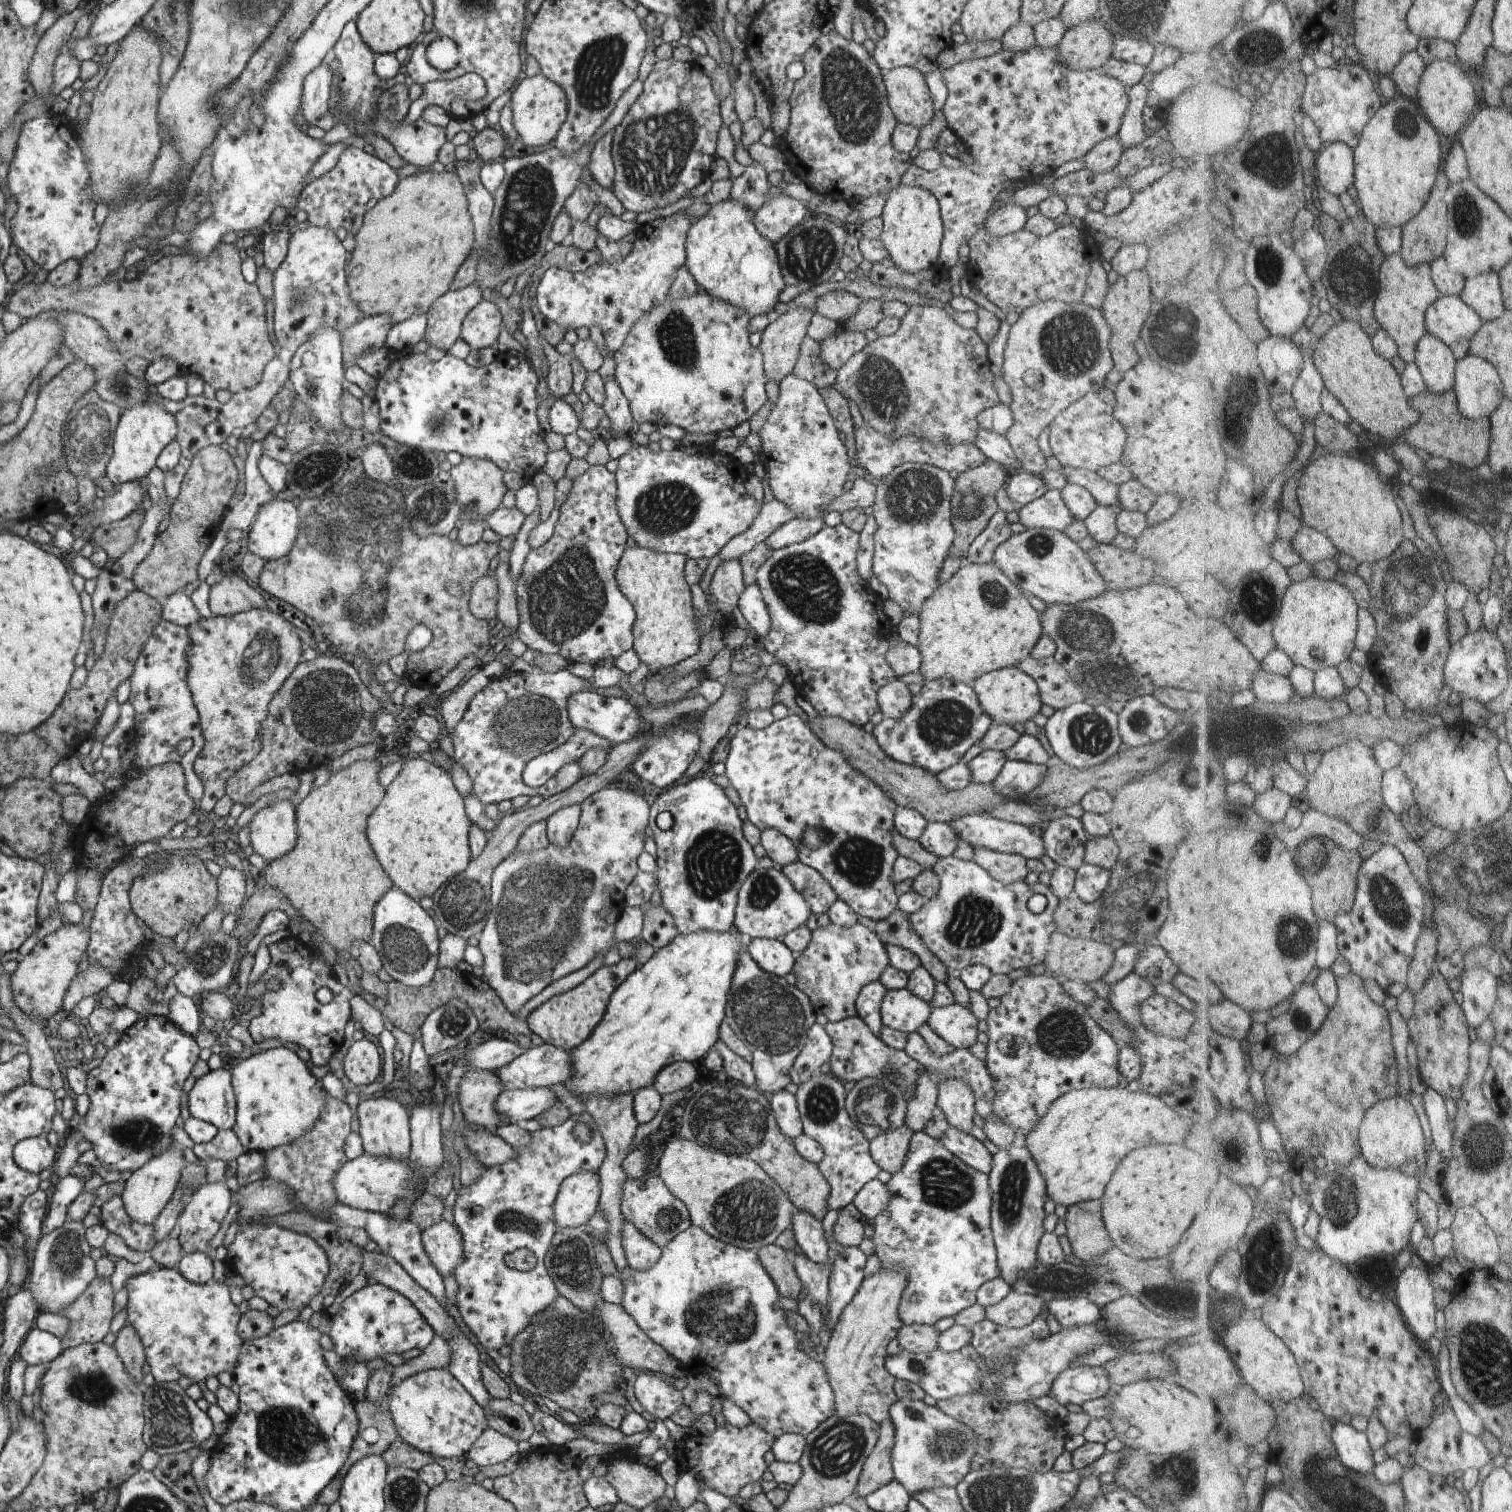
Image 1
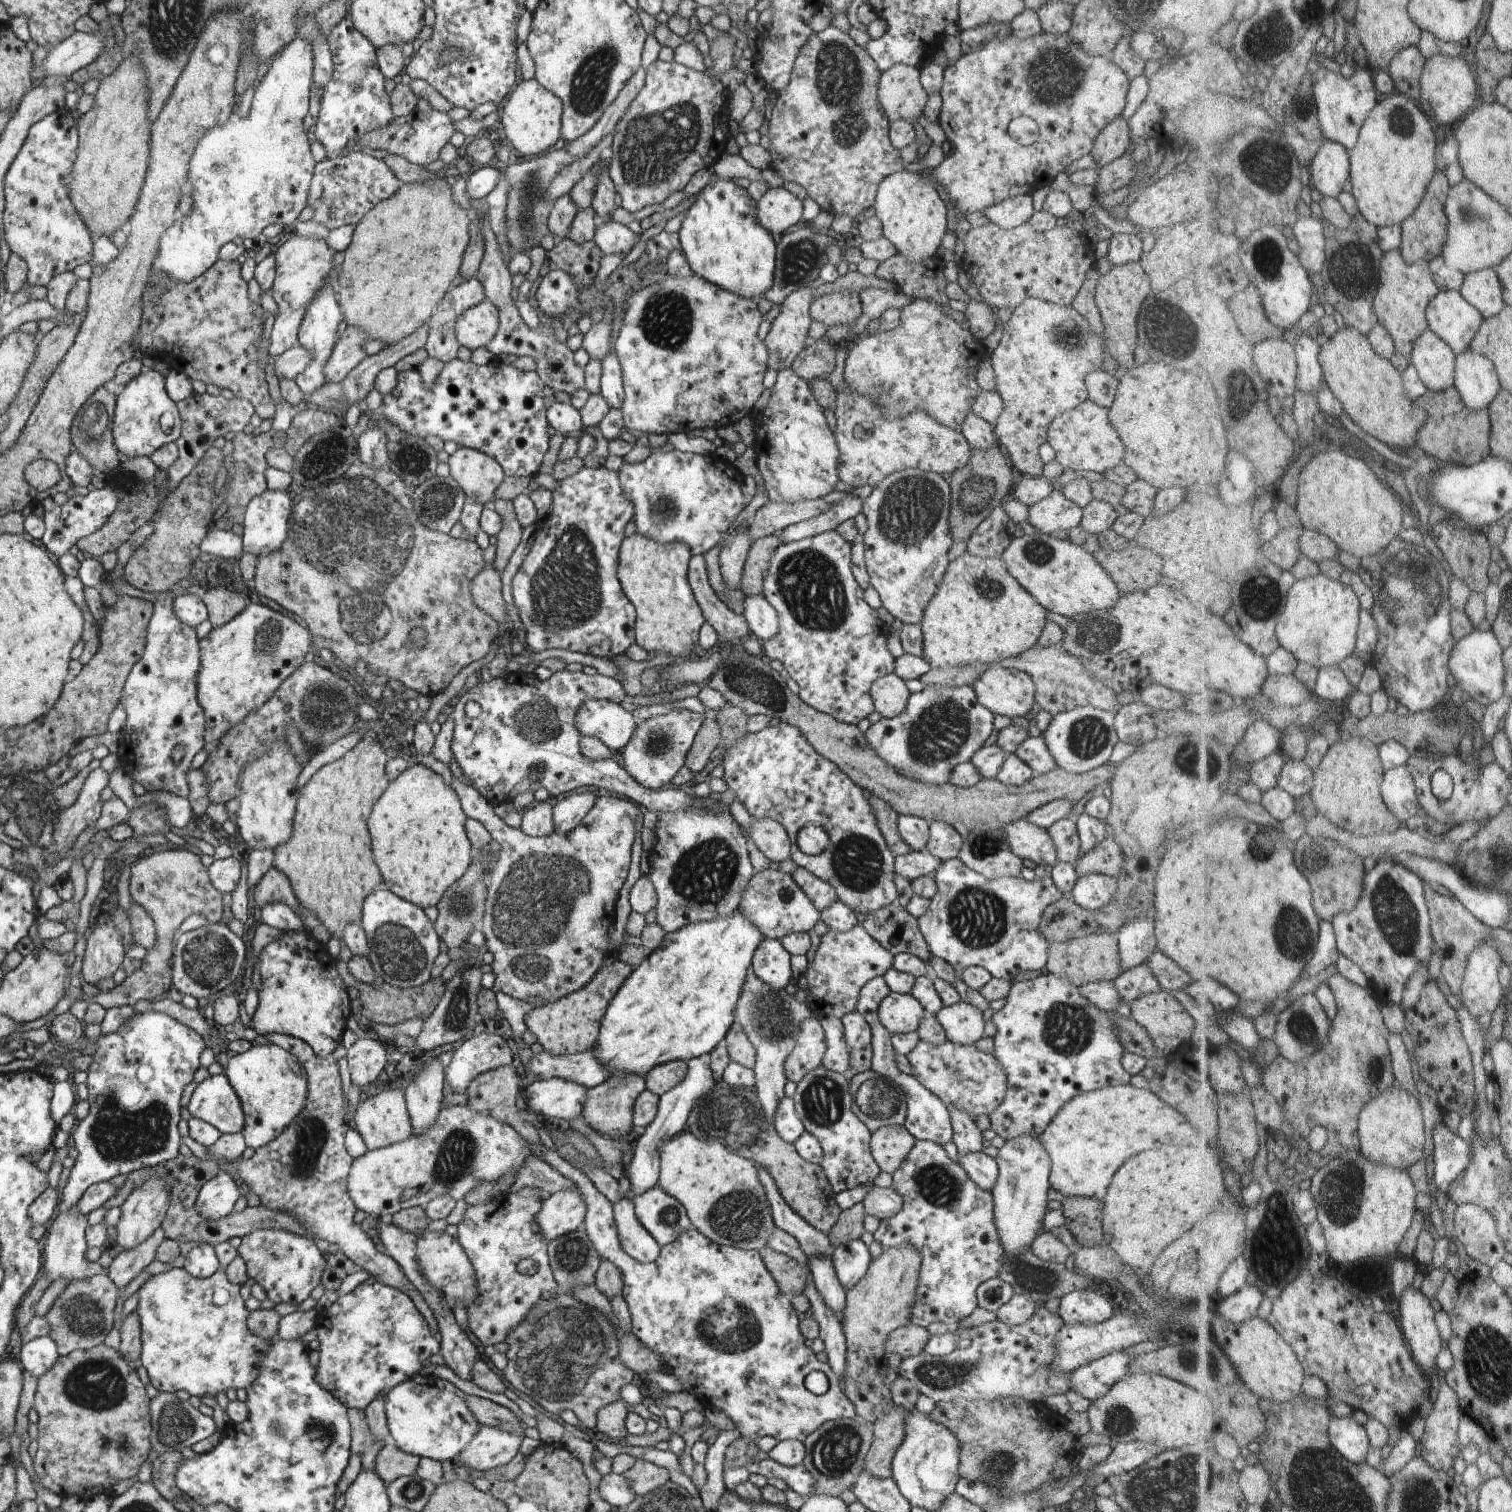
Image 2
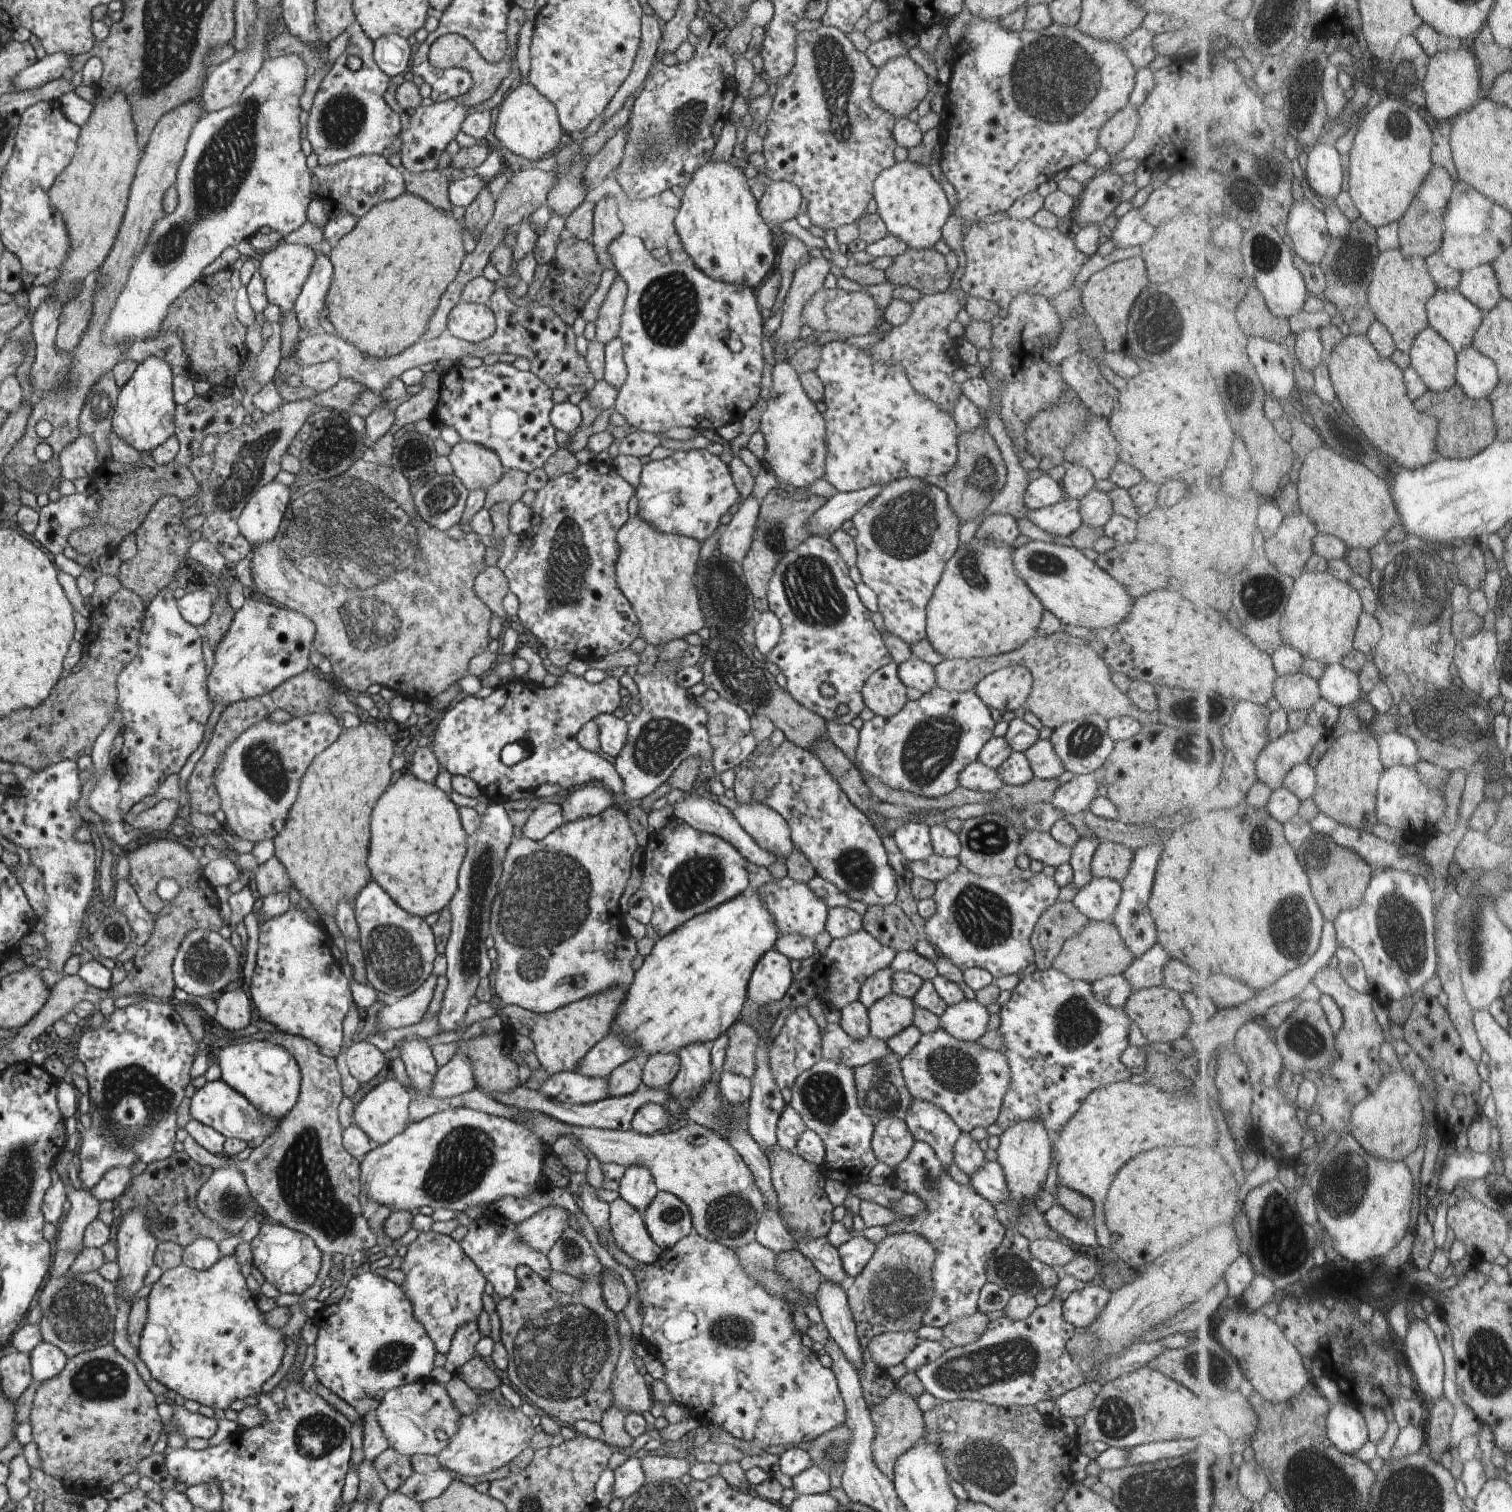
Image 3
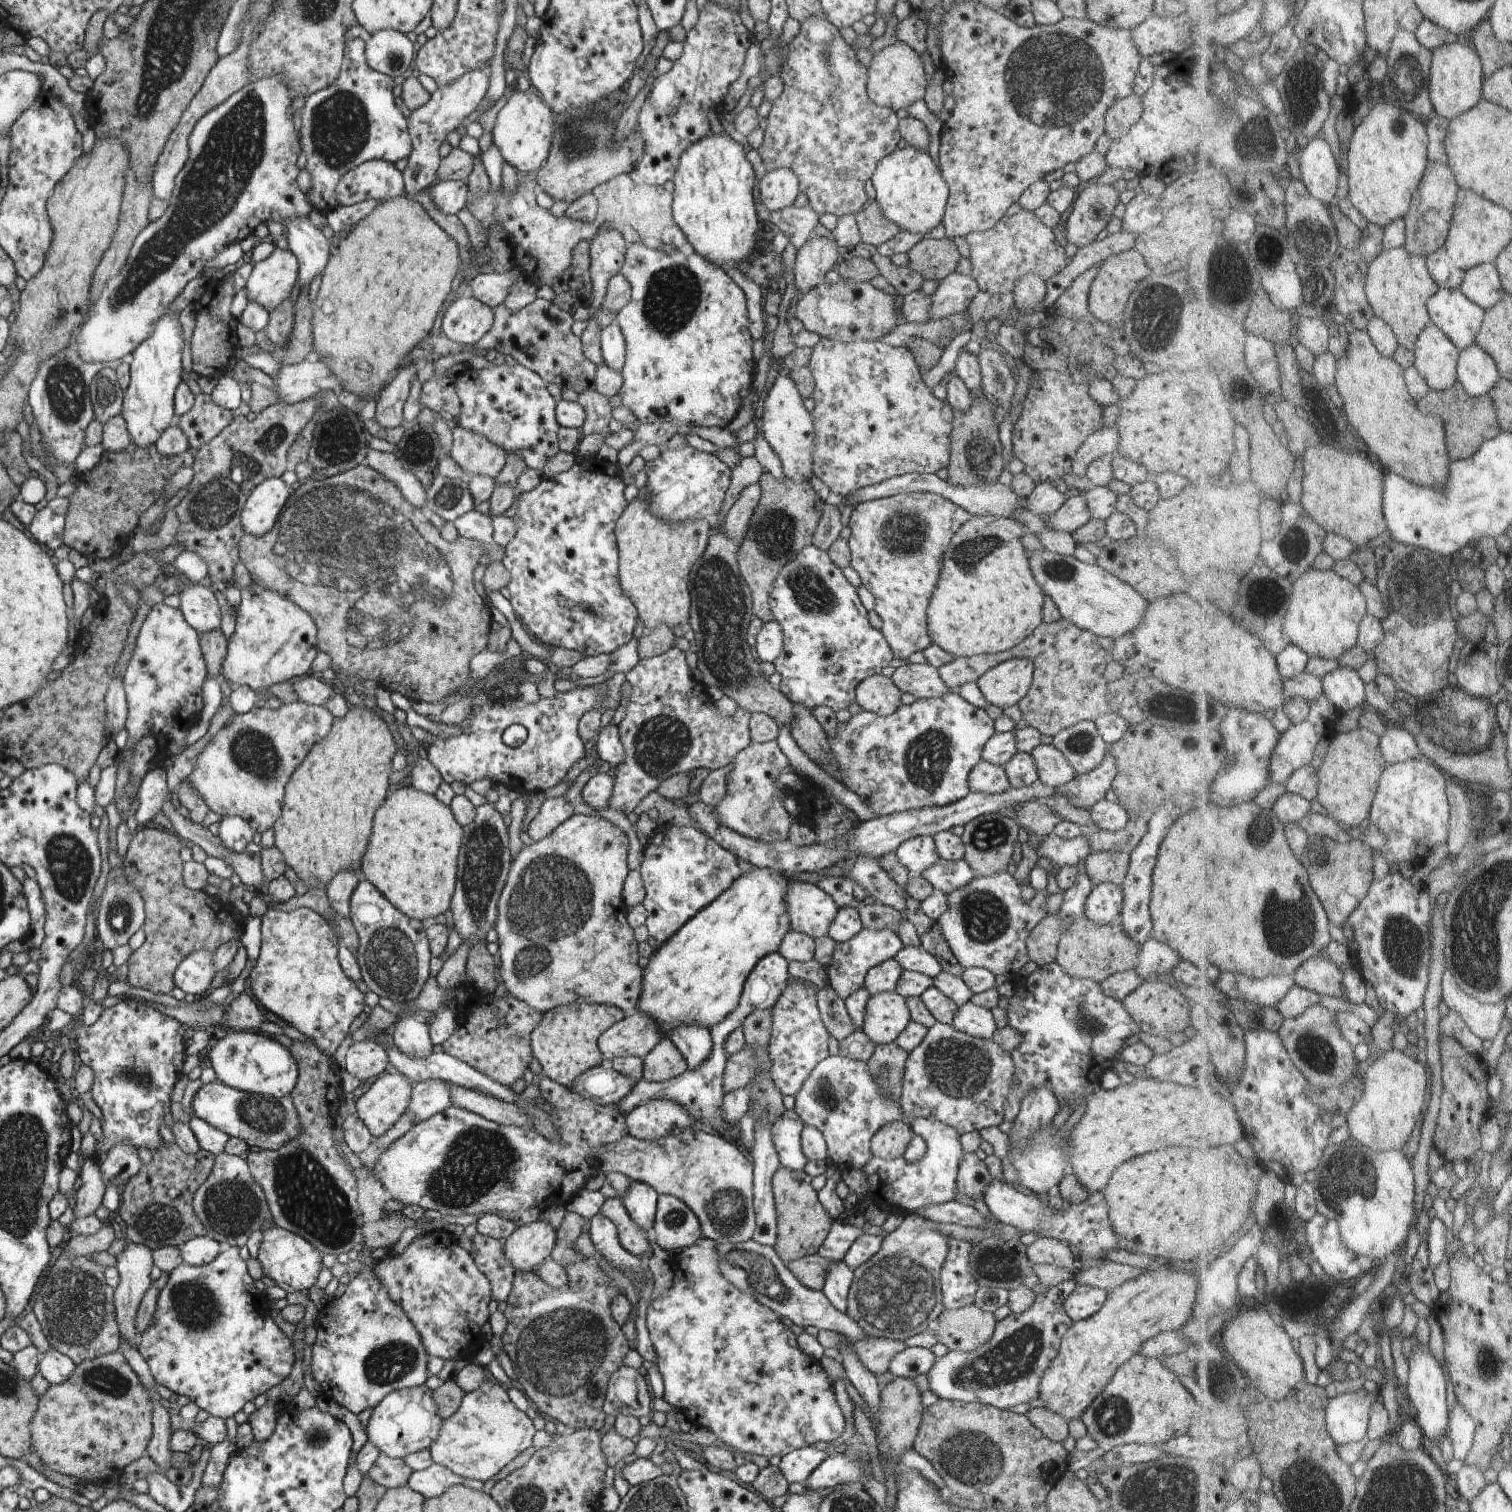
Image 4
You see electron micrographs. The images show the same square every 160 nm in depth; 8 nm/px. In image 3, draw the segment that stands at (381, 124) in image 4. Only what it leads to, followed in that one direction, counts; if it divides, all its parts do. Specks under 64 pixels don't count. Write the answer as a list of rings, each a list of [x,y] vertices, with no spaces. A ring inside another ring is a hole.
[[[356,30],[348,38],[346,49],[335,61],[331,70],[322,80],[319,90],[315,95],[312,108],[309,110],[308,140],[312,150],[318,157],[320,165],[330,166],[334,163],[342,163],[343,160],[362,155],[380,155],[388,159],[392,154],[401,149],[401,116],[390,108],[384,101],[384,93],[388,90],[390,77],[380,70],[373,57],[373,40],[361,30]],[[348,56],[358,56],[362,60],[362,66],[358,70],[351,70],[346,65]]]

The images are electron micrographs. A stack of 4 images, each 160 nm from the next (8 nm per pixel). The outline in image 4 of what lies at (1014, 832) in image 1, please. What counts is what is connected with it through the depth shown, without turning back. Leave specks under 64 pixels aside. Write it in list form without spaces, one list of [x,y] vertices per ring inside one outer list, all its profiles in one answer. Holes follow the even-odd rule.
[[[1055,834],[1049,835],[1039,844],[1037,854],[1050,858],[1054,866],[1077,865],[1092,853],[1085,837],[1063,839]]]

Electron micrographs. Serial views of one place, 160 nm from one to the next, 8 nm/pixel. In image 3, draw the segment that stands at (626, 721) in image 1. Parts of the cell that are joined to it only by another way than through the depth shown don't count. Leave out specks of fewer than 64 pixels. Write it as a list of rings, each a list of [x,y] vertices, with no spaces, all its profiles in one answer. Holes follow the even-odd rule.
[[[602,712],[593,718],[599,730],[601,749],[610,756],[616,757],[625,745],[629,724],[613,713]]]

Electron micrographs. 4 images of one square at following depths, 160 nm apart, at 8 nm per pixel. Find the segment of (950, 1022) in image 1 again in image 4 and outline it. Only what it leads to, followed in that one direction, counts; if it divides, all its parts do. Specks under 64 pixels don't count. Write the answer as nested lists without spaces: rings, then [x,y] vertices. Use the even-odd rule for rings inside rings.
[[[971,1000],[958,1007],[951,1024],[957,1031],[982,1040],[990,1040],[997,1029],[992,1011]]]

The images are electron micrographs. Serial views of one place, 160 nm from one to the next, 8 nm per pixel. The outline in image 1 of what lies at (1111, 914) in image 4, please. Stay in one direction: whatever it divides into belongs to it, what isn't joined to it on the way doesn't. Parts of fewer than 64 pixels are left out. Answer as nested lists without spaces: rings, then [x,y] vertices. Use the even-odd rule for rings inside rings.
[[[1084,863],[1075,872],[1073,895],[1084,903],[1092,903],[1101,898],[1101,894],[1109,886],[1110,878],[1110,871]]]

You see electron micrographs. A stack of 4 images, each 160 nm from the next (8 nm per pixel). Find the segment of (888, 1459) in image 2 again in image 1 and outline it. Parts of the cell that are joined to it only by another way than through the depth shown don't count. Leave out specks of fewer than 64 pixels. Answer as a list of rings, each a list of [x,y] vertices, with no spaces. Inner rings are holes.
[[[891,1421],[879,1424],[878,1439],[865,1461],[853,1497],[866,1497],[894,1480],[891,1452],[894,1448],[896,1428]]]

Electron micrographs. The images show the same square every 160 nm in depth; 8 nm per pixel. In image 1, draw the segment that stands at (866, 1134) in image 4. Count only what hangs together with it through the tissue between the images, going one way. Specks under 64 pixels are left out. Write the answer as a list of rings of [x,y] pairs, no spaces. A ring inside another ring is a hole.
[[[817,1072],[798,1086],[795,1094],[796,1104],[802,1118],[803,1133],[820,1144],[824,1157],[817,1165],[820,1173],[830,1186],[828,1209],[838,1210],[853,1203],[856,1194],[879,1173],[879,1167],[869,1152],[870,1142],[852,1122],[845,1108],[849,1086],[837,1079],[831,1072]]]

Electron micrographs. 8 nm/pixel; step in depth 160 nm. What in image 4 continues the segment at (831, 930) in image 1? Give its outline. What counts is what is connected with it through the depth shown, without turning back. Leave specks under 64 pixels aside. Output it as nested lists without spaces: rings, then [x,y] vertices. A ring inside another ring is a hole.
[[[863,928],[850,940],[836,943],[832,962],[824,968],[828,976],[827,983],[841,999],[846,1000],[853,992],[863,987],[865,976],[871,968],[894,959],[904,947],[904,943],[900,940],[898,934],[892,931],[875,931]]]

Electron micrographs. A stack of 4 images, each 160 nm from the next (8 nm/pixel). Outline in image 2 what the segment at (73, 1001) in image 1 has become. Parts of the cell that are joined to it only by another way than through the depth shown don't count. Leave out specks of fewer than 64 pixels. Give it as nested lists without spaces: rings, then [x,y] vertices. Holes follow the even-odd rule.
[[[107,920],[94,922],[86,939],[82,978],[90,985],[95,985],[113,976],[121,967],[125,950],[118,930]]]

